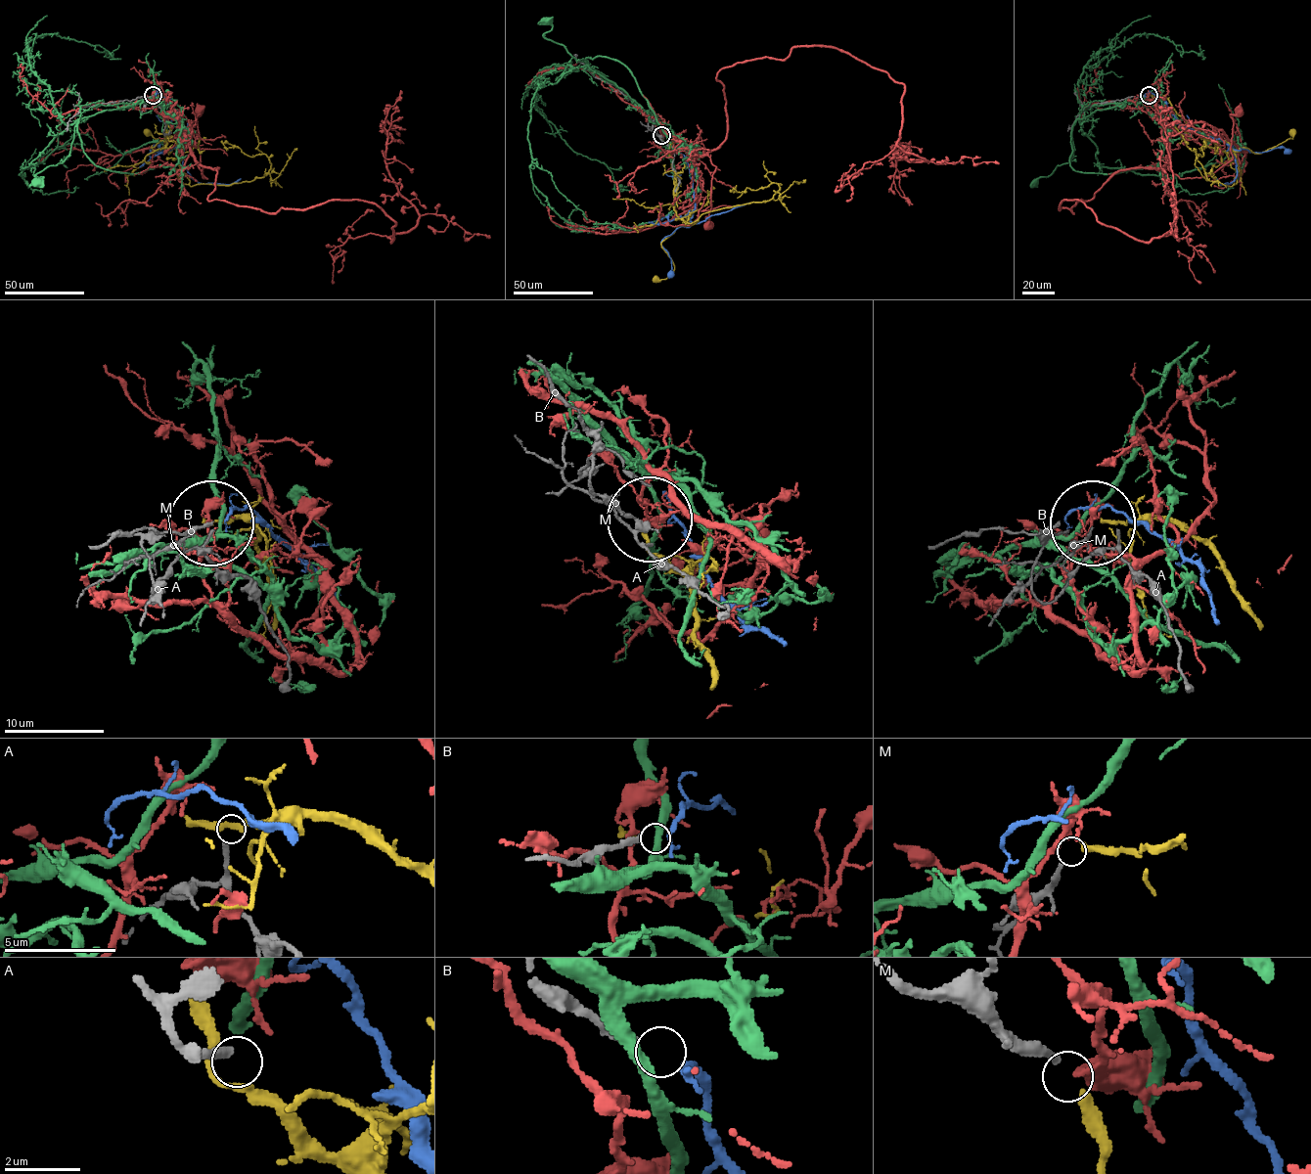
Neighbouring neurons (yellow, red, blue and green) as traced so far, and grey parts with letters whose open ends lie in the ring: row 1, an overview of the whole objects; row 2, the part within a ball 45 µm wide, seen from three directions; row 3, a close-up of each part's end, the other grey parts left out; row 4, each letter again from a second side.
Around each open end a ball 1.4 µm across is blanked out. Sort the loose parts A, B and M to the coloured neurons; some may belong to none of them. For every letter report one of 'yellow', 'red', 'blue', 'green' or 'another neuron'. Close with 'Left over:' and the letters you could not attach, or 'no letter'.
A: another neuron
B: blue
M: yellow
Left over: A

